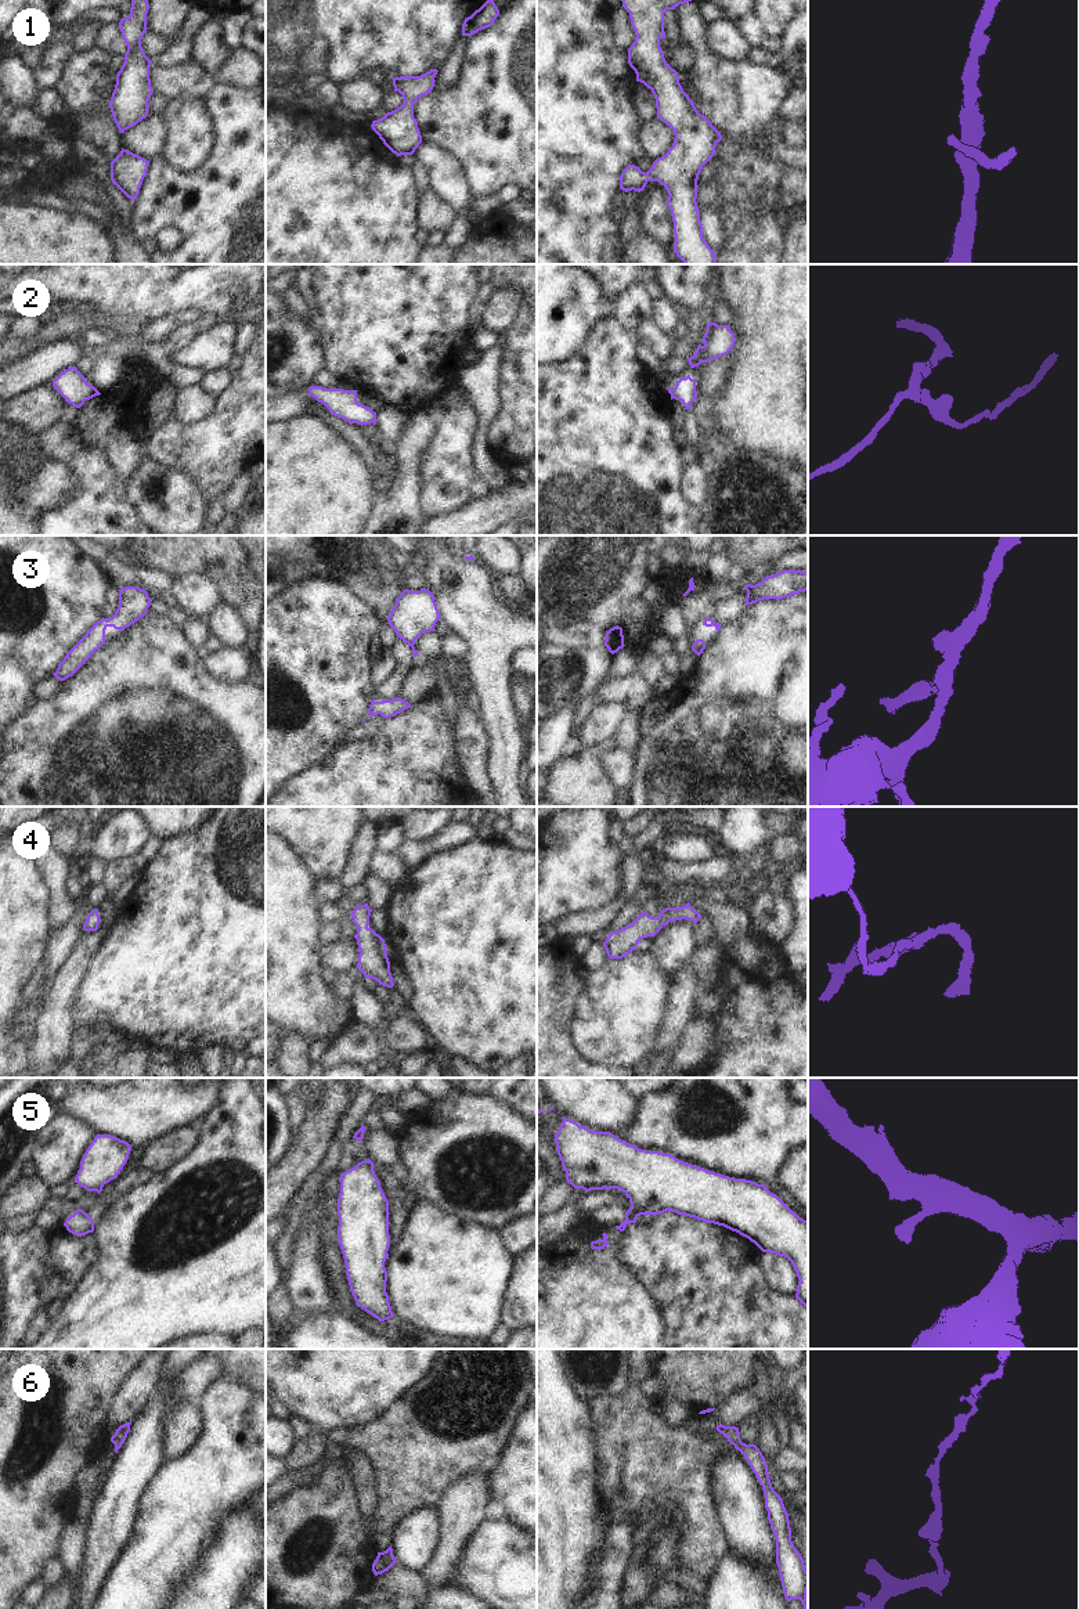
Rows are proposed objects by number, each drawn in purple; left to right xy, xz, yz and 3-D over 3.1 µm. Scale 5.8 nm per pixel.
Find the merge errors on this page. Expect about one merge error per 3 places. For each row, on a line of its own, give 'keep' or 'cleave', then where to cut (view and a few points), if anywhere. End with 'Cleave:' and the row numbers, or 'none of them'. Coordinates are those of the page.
1: keep; cut none
2: keep; cut none
3: keep; cut none
4: keep; cut none
5: keep; cut none
6: keep; cut none
Cleave: none of them

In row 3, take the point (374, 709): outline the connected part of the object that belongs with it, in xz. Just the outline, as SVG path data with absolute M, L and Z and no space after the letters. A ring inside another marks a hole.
M396 697L393 700L382 700L382 701L372 700L369 704L368 712L369 712L369 717L375 717L380 714L383 718L390 718L403 712L409 707L411 704L403 700L401 697Z

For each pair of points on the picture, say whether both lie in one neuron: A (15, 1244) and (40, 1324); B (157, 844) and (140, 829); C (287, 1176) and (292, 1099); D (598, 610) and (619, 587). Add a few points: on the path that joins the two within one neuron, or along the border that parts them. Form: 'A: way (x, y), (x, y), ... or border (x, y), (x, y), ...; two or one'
A: border (46, 1308), (38, 1315), (28, 1334); two
B: border (154, 834), (132, 858); two
C: border (309, 1110), (295, 1139); two
D: way (602, 605), (613, 592); one

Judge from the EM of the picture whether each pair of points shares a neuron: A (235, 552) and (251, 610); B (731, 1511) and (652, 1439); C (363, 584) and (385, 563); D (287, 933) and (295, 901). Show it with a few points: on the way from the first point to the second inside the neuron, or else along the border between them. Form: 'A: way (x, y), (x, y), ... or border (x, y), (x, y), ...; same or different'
A: way (242, 566), (249, 573), (249, 596); same
B: border (713, 1461), (711, 1497), (721, 1526); different
C: way (368, 578), (379, 569); same
D: way (287, 924), (287, 909); same

